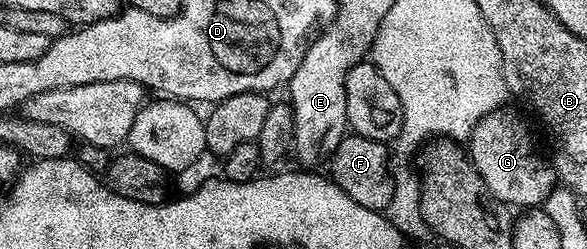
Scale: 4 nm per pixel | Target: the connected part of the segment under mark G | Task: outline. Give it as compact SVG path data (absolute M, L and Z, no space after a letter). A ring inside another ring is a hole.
M496 110L485 114L471 132L469 155L485 186L501 203L519 210L542 205L557 182L554 169L546 159L535 156L535 144L527 124L515 112Z

